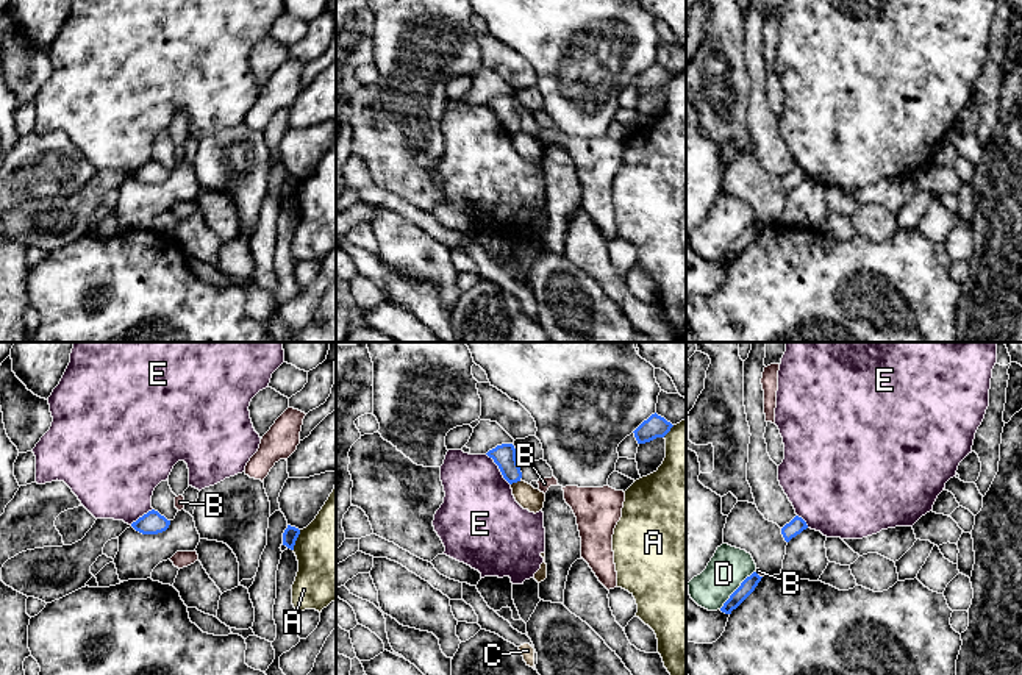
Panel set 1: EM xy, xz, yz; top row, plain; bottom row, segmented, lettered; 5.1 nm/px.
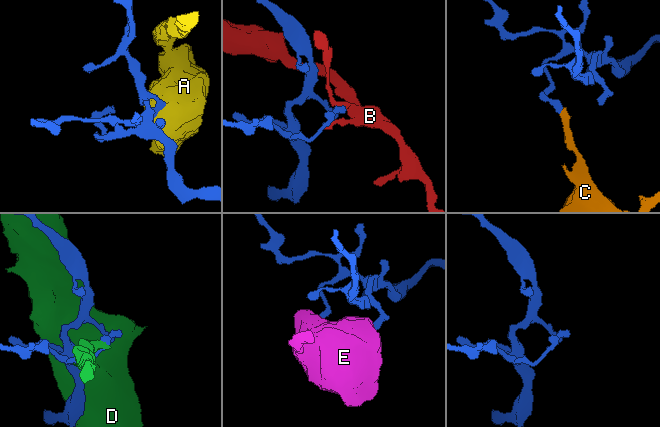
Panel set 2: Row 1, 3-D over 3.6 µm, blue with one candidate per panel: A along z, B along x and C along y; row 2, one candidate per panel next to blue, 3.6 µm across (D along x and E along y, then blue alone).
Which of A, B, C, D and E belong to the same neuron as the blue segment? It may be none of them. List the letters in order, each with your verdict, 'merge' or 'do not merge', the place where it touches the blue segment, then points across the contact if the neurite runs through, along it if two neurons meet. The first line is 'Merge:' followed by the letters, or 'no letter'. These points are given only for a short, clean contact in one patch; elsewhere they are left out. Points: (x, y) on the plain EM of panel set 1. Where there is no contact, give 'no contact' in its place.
Merge: no letter
A: do not merge; meets blue in xy at (296, 189); border along xy (300, 180), (293, 199)
B: do not merge; meets blue in yz at (757, 224); border along yz (755, 222), (761, 227)
C: do not merge; meets blue in xz at (516, 132); border along xz (521, 130), (511, 135)
D: do not merge; meets blue in yz at (736, 239)
E: do not merge; meets blue in xz at (499, 117); border along xz (486, 103), (510, 135)

